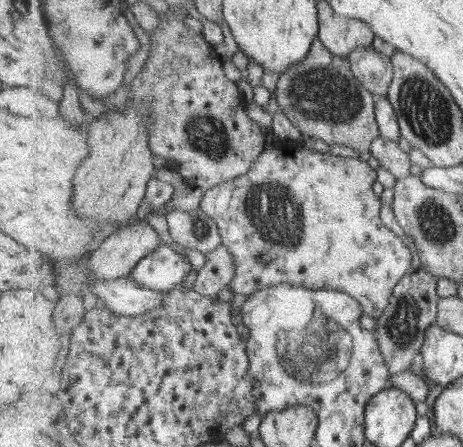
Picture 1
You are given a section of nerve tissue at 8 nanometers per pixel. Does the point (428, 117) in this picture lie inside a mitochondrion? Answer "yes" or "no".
yes

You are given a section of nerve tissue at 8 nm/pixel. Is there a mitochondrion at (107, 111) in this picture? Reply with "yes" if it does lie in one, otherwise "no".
no

